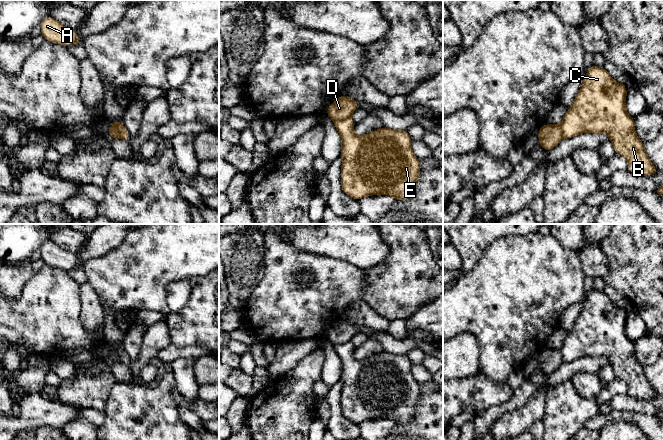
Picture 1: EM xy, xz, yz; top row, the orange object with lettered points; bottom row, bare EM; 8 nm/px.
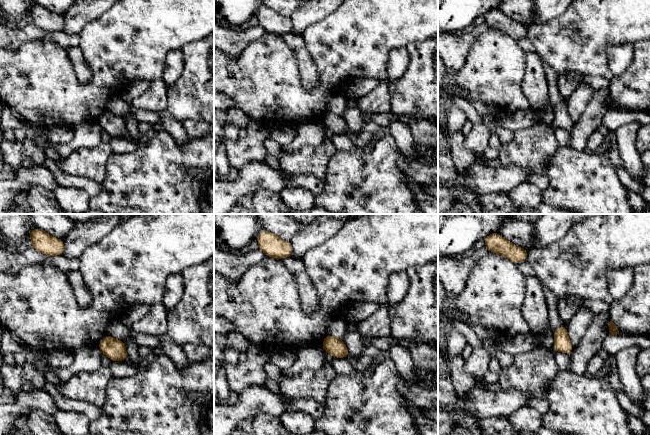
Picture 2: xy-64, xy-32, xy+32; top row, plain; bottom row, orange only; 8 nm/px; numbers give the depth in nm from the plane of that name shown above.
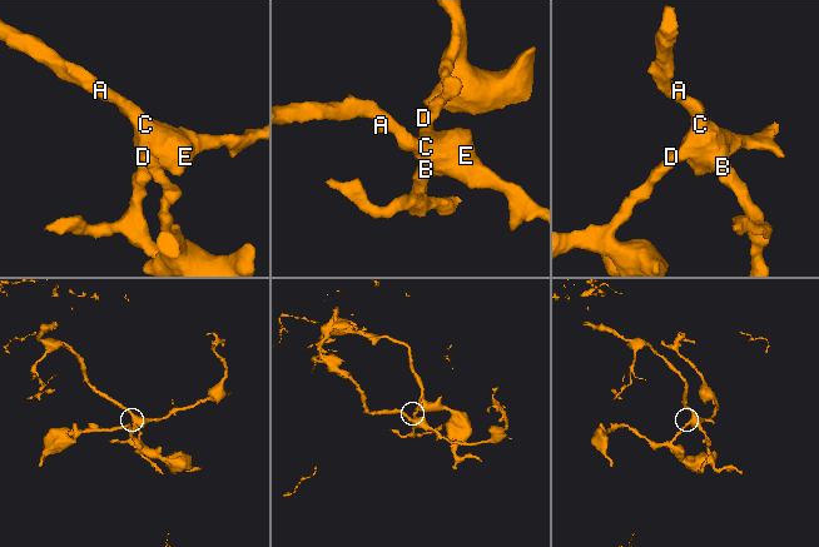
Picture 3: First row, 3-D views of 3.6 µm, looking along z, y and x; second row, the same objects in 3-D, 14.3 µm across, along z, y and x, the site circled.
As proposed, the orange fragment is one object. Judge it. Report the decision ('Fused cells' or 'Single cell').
Fused cells

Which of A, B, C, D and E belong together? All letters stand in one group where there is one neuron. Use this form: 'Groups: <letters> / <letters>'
Groups: A B C E / D

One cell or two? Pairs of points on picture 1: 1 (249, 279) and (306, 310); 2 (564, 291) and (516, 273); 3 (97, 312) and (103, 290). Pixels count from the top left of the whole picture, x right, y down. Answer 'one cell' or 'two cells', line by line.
1: two cells
2: one cell
3: two cells

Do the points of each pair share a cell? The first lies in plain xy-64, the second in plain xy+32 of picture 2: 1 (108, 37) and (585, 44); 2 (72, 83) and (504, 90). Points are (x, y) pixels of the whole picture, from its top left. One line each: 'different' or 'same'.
1: same
2: same

